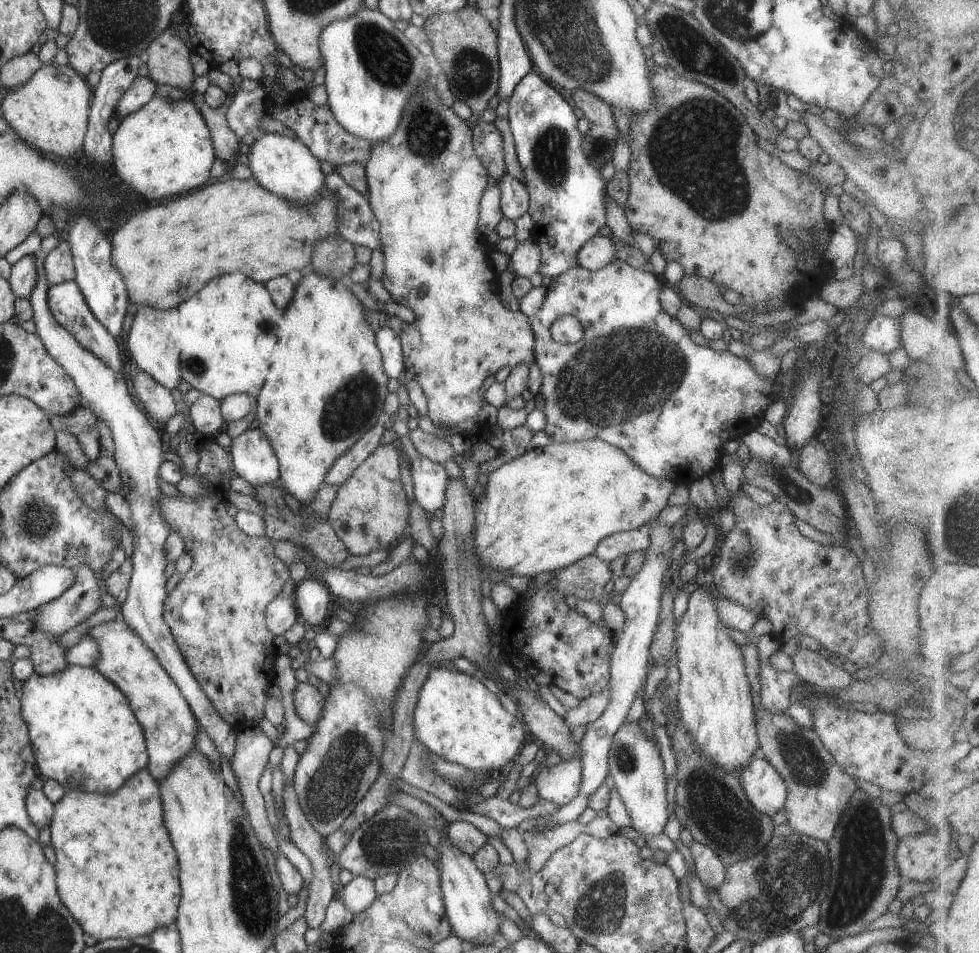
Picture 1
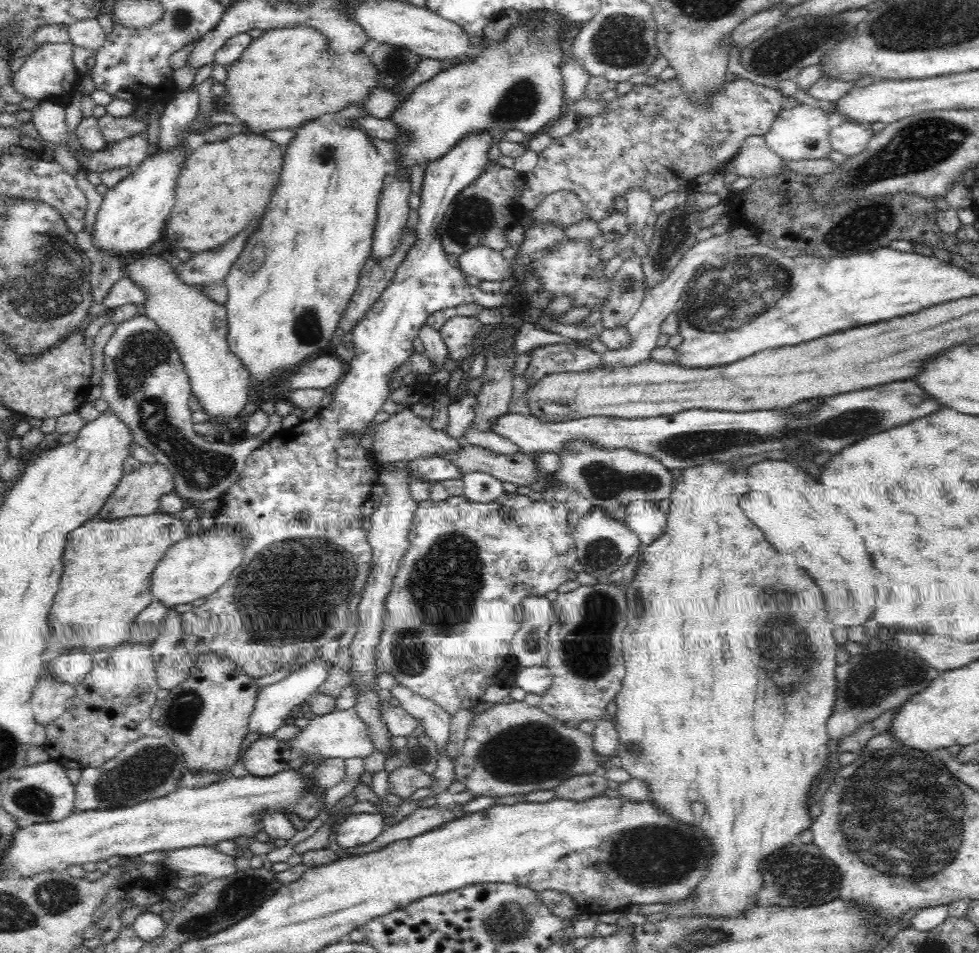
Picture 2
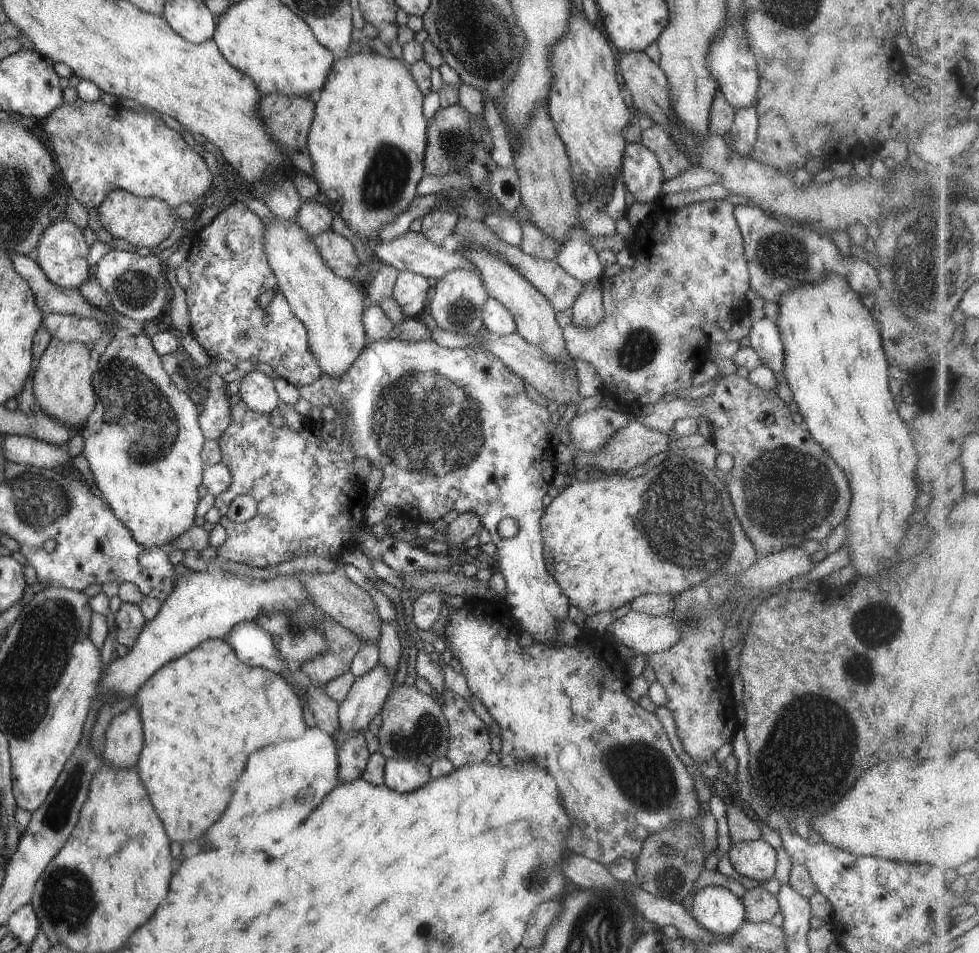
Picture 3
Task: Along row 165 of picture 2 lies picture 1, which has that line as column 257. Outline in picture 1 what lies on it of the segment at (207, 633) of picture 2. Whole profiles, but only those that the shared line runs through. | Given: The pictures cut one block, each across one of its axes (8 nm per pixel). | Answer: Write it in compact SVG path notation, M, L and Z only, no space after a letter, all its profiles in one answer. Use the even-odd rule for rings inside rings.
M247 428L241 434L232 436L228 450L232 459L230 475L239 476L252 488L278 480L277 460L258 428Z

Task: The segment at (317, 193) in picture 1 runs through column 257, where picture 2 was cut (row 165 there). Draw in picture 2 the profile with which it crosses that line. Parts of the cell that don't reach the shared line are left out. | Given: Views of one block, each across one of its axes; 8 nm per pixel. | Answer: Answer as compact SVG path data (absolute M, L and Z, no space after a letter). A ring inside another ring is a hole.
M215 94L211 98L211 113L207 114L201 125L200 122L197 122L198 126L195 128L192 124L196 122L196 117L192 119L183 128L184 132L178 137L176 146L148 155L143 162L133 167L133 171L128 177L124 178L115 188L108 189L107 194L103 197L102 206L98 212L98 220L95 222L94 233L92 233L94 235L94 246L100 247L104 251L116 255L116 257L136 256L136 254L146 252L148 247L152 246L164 234L165 222L168 220L172 208L174 208L174 202L176 202L178 180L183 165L189 156L187 141L192 134L206 135L210 128L218 124L218 122L213 121L213 117L224 110L220 98Z

